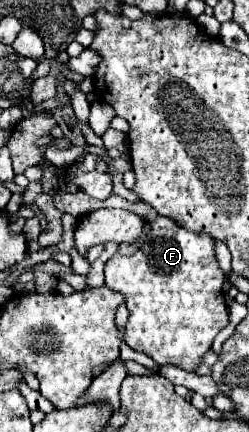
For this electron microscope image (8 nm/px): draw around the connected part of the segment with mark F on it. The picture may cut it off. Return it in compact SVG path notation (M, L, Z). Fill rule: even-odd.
M159 216L147 234L145 244L131 256L115 254L105 266L105 286L121 292L127 298L129 320L125 324L125 342L137 352L155 360L155 364L173 364L193 372L203 354L211 350L213 338L229 324L229 312L223 298L225 274L219 270L215 258L215 238L205 232L191 232L181 228L175 220Z

